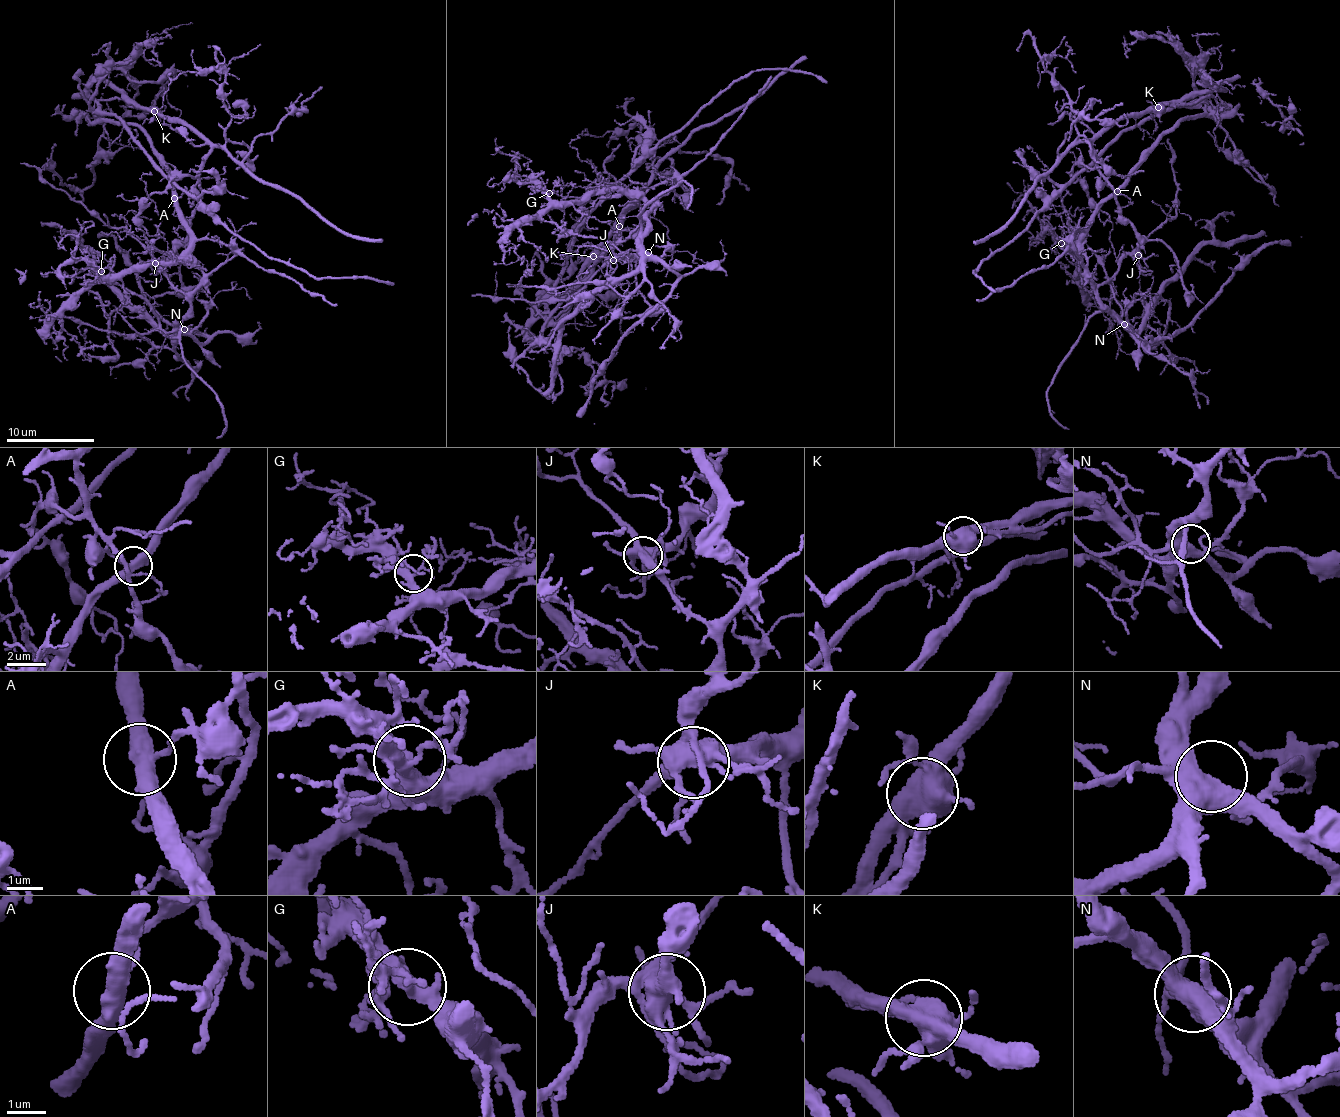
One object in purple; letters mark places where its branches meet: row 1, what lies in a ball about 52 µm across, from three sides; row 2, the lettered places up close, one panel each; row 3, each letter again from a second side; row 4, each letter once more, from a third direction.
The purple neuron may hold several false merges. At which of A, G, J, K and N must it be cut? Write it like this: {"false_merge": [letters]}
{"false_merge": ["A", "J", "K"]}

